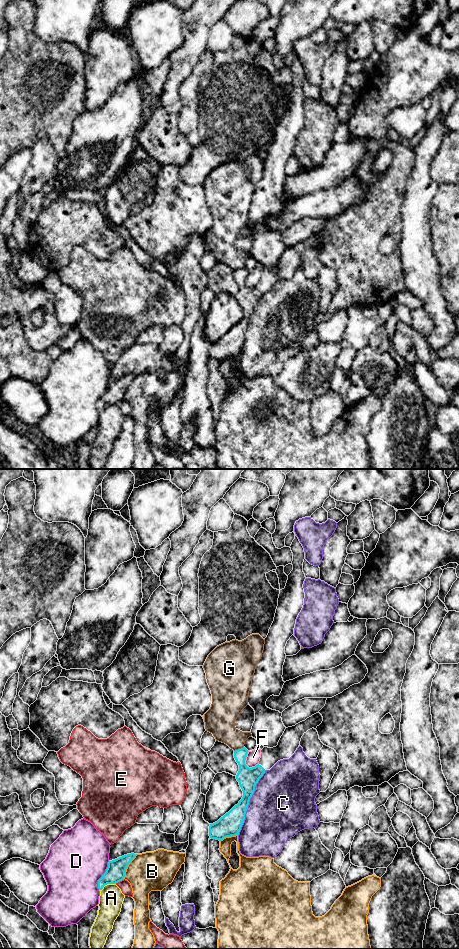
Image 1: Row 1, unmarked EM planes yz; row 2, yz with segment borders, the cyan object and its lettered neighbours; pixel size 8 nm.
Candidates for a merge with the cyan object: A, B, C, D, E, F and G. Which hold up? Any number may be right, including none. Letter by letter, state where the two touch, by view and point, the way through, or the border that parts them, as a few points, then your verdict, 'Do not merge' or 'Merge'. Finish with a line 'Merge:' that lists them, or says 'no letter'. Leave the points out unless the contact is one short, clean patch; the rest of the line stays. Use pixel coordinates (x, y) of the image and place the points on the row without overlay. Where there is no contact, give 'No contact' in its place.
A: Touches cyan at yz (107, 403). Do not merge
B: Touches cyan at yz (127, 386). Do not merge
C: Touches cyan at yz (248, 323). Do not merge
D: Touches cyan at yz (102, 395). Do not merge
E: Touches cyan at yz (119, 401). Do not merge
F: Touches cyan at yz (244, 282). Do not merge
G: Touches cyan at yz (238, 269). Boundary: yz (243, 266), (234, 271). Do not merge
Merge: no letter

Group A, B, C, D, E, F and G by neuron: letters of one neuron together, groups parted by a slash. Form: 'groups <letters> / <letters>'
groups A B / C / D / E / F / G

